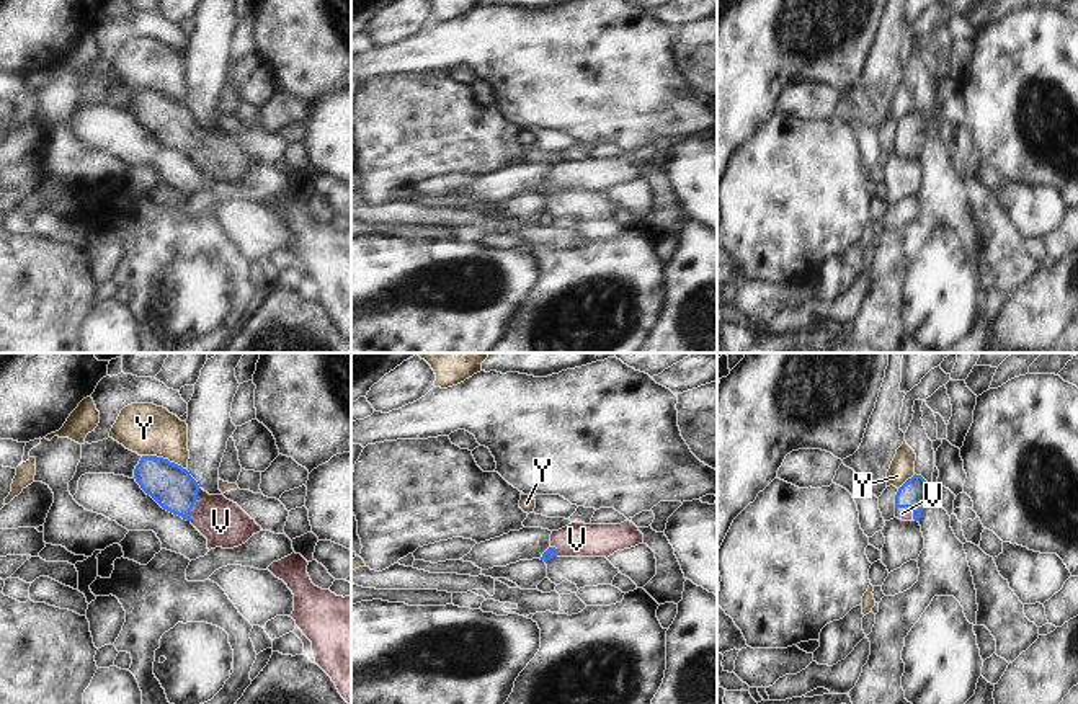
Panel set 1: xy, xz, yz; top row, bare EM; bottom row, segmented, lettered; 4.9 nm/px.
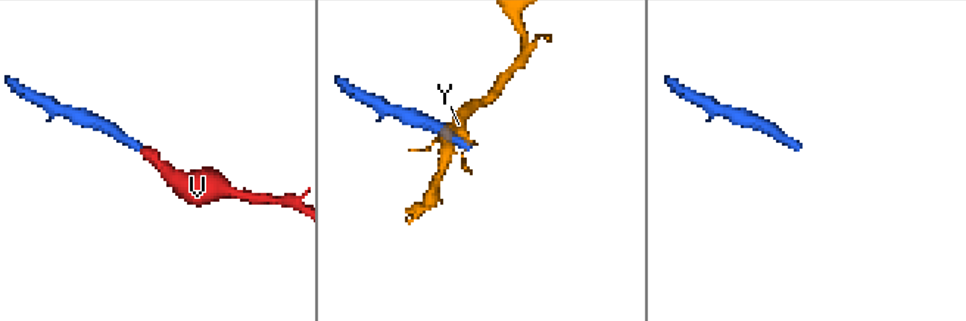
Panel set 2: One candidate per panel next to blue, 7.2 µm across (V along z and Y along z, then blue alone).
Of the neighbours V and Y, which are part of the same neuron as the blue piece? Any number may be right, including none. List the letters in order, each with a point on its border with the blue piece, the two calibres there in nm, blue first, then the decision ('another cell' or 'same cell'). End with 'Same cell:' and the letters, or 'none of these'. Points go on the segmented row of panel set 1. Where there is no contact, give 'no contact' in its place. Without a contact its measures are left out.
V: meets blue in xy at (193, 505); 220 nm thick on the blue side, 220 nm on the other; same cell
Y: meets blue in xy at (165, 459); 220 nm thick on the blue side, 260 nm on the other; another cell
Same cell: V

